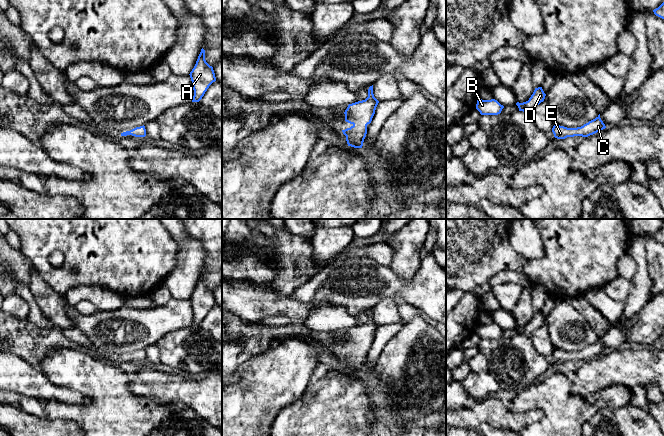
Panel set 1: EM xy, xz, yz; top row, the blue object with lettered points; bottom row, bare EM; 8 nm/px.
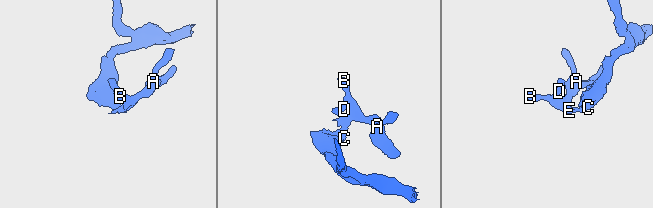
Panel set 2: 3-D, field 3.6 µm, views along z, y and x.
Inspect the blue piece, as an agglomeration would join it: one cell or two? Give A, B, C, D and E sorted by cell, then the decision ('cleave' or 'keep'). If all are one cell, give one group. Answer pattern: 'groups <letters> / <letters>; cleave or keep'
groups A B C D E; keep

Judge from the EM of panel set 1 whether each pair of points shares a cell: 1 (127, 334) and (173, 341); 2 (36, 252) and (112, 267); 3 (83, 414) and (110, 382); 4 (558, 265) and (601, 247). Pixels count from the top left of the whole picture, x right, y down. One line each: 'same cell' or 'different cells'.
1: different cells
2: same cell
3: same cell
4: same cell

